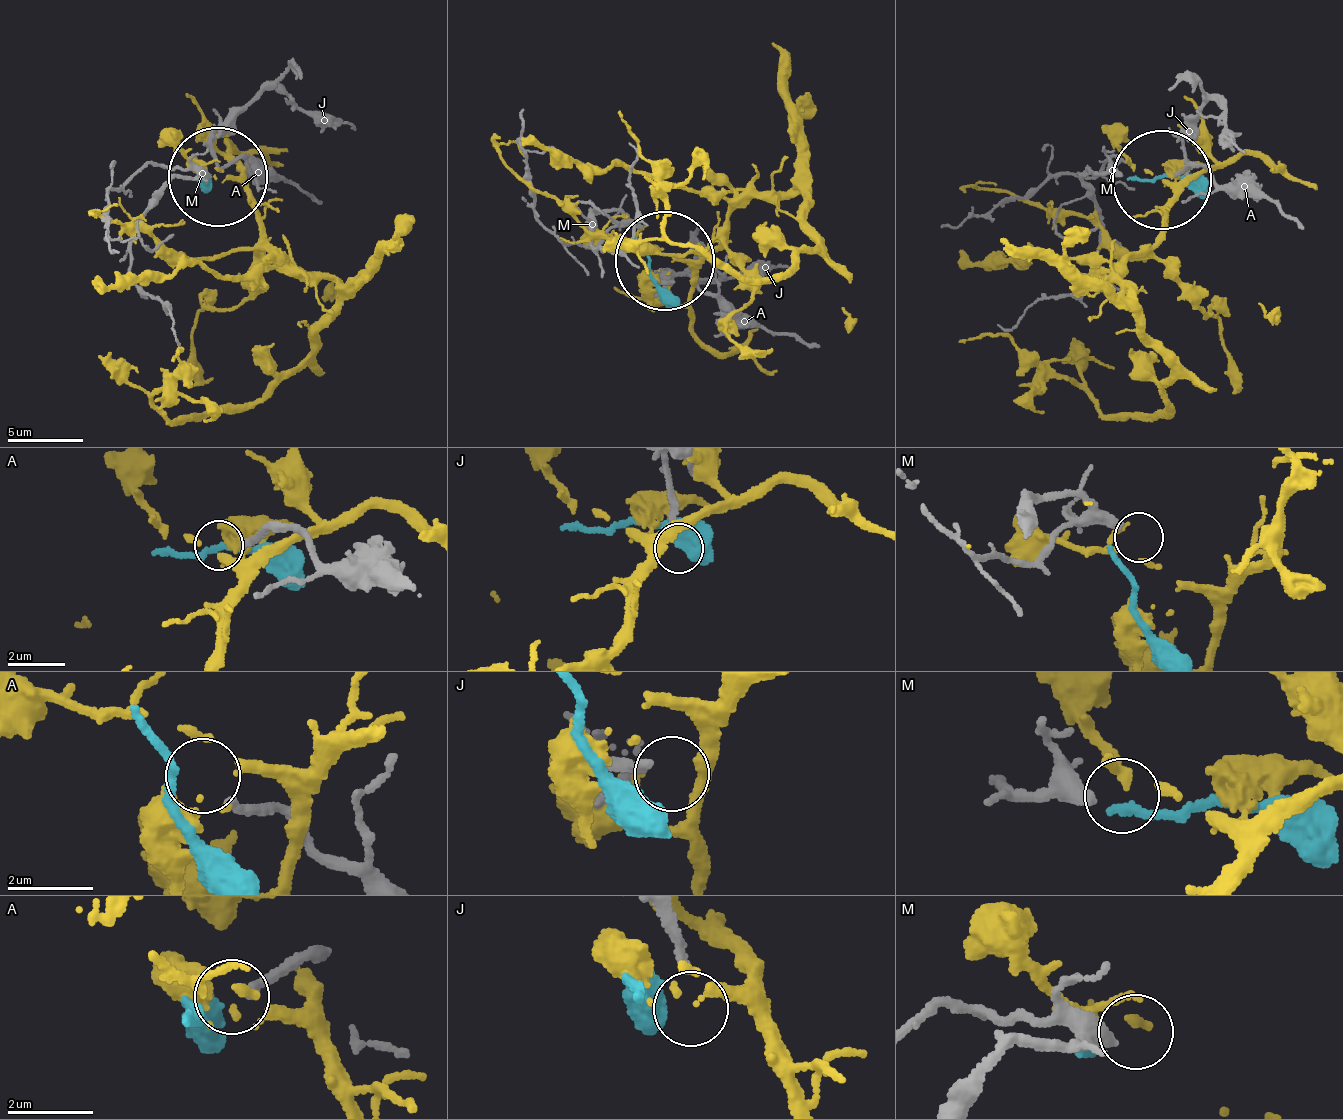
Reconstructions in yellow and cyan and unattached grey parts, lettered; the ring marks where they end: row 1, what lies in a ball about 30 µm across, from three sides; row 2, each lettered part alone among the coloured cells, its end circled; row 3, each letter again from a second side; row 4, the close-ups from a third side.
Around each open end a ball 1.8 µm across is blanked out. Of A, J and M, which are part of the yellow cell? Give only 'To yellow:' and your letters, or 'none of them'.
To yellow: none of them

